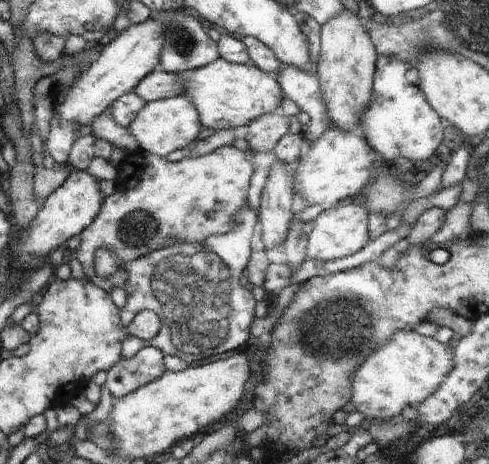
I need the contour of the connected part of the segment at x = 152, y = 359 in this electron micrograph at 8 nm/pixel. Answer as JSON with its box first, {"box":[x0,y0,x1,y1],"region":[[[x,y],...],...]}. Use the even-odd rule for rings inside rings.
{"box":[105,347,166,398],"region":[[[144,347],[131,359],[121,358],[107,370],[105,385],[116,398],[125,397],[166,372],[164,355],[159,348]]]}

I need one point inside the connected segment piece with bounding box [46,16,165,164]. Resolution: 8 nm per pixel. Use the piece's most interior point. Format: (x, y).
(134, 53)

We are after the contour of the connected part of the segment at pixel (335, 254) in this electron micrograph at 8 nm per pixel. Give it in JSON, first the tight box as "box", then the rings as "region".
{"box":[307,200,371,262],"region":[[[356,200],[350,204],[343,206],[336,204],[334,207],[325,209],[313,220],[314,227],[307,235],[307,256],[314,260],[330,262],[330,260],[338,260],[362,250],[368,244],[368,240],[371,240],[368,217],[369,212],[362,203]]]}

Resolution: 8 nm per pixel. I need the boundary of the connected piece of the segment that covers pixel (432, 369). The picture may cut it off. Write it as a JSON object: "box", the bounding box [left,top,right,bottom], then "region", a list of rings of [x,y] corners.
{"box":[351,331,458,422],"region":[[[398,331],[394,336],[378,347],[354,372],[351,377],[351,401],[356,411],[381,422],[381,419],[397,417],[406,406],[418,406],[425,398],[428,398],[453,369],[455,350],[452,346],[457,345],[458,337],[450,342],[439,343],[432,337],[420,335],[414,331]]]}

